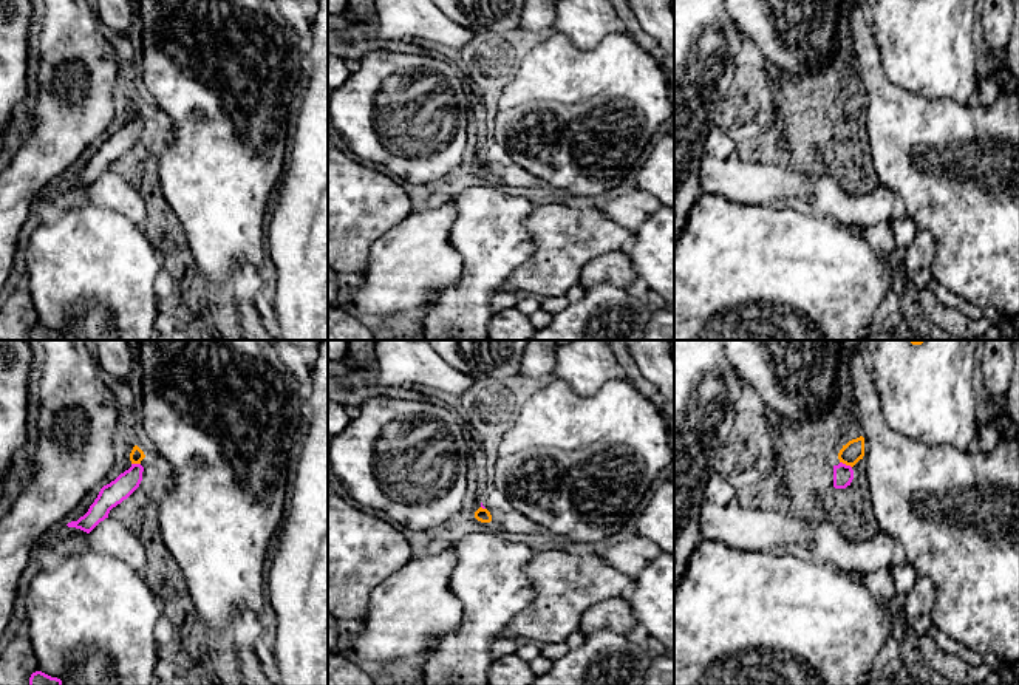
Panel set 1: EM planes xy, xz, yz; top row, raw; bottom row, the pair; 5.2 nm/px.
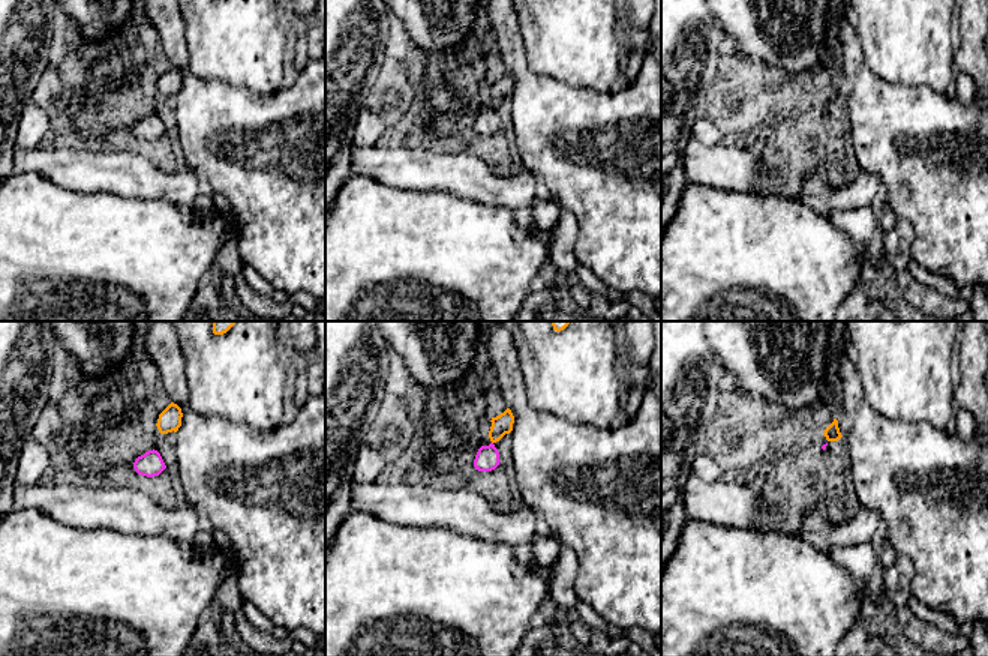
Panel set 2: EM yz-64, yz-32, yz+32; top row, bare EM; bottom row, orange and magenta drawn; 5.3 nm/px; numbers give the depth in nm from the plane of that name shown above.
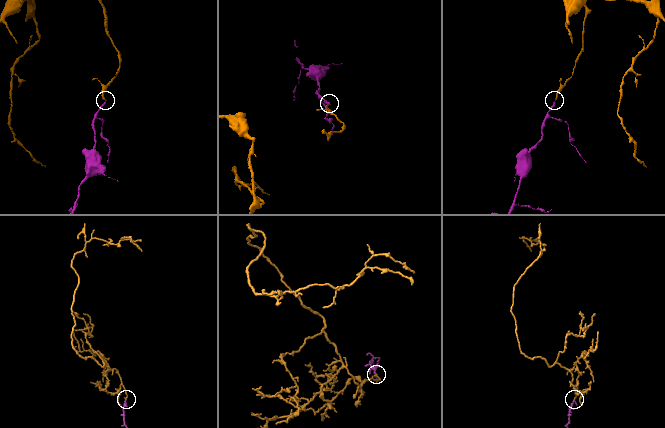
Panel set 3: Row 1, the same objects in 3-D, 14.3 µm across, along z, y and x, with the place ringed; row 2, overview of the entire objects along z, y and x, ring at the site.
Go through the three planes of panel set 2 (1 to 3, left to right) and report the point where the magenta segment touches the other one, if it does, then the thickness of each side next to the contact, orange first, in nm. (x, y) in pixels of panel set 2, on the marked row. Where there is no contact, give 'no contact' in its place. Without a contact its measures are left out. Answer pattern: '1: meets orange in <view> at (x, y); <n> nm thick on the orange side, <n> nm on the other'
1: no contact
2: no contact
3: no contact

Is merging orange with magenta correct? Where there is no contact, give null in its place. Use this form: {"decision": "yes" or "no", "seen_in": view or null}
{"decision": "yes", "seen_in": "yz"}

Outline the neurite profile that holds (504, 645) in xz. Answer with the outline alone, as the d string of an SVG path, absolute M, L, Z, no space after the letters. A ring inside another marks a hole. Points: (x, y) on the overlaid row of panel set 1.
M503 636L493 642L490 648L490 657L496 660L507 654L515 654L516 651L518 651L518 645L513 642L513 639L510 636Z

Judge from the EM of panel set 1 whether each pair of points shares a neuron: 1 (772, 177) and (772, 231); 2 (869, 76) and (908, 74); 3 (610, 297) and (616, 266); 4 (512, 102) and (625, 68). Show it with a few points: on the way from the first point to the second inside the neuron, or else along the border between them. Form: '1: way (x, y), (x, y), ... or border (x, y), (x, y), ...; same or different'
1: border (736, 201), (744, 204), (795, 204), (807, 211); different
2: border (875, 40), (885, 76), (892, 84), (916, 95); different
3: border (586, 286), (610, 283), (625, 289); different
4: way (540, 102), (571, 101), (597, 92); same

